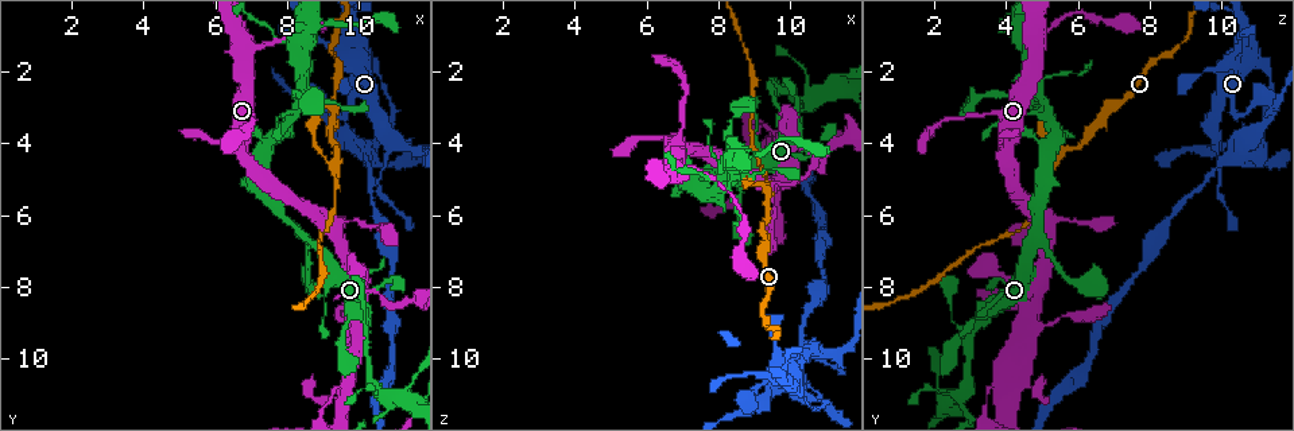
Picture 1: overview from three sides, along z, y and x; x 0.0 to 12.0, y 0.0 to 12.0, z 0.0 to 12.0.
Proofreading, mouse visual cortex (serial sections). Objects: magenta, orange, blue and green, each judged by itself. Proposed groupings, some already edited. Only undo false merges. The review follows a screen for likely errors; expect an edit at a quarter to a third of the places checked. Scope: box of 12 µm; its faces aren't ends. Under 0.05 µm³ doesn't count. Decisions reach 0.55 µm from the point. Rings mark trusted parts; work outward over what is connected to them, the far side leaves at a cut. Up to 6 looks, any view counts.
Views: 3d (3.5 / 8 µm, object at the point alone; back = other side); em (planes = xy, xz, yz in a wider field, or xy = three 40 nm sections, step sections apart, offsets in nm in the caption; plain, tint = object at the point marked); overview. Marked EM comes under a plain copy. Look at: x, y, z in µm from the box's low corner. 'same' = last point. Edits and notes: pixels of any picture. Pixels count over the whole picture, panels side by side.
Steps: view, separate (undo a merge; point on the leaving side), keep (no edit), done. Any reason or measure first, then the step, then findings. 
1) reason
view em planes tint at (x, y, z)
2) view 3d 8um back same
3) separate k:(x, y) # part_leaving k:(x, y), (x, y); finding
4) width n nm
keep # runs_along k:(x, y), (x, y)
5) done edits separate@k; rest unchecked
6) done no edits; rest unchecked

arms run side by side
view 3d 8um at (10.8, 11.0, 2.7)

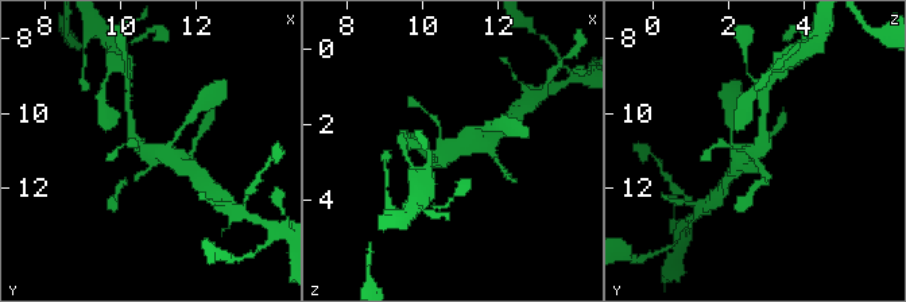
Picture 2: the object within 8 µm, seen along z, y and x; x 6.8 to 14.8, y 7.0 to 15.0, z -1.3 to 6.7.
view 3d 3.5um at (10.7, 11.1, 2.7)

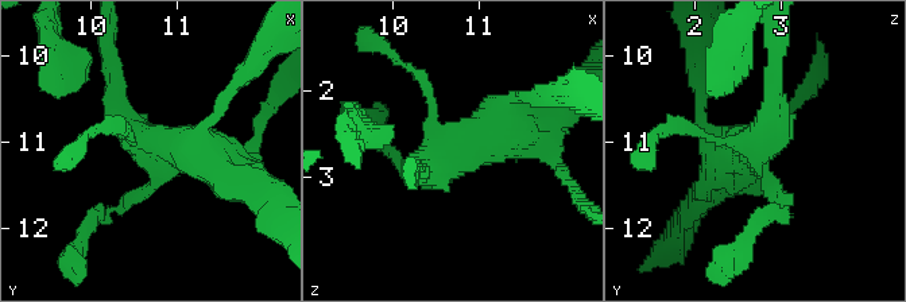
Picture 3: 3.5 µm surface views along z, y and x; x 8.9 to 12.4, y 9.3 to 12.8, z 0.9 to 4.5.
need the tissue
view em xy step 5 tint at (10.75, 11.00, 2.70)

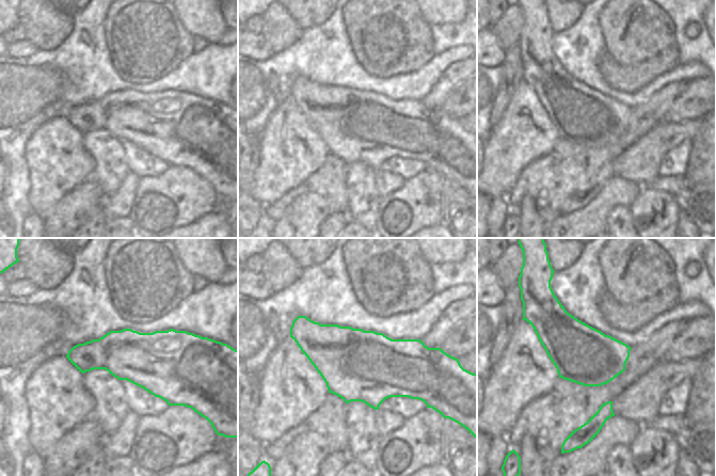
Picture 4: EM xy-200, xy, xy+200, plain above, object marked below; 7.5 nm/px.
keep # runs_along 3:(112, 73), (148, 143), (232, 173); continuous, no second cell

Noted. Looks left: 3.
three-way junction
view 3d 8um at (9.3, 4.6, 5.3)

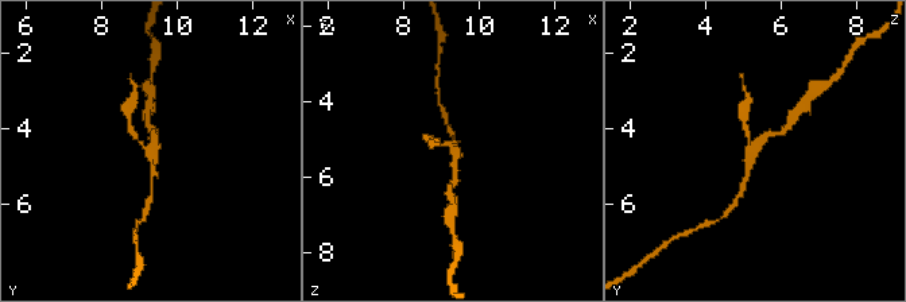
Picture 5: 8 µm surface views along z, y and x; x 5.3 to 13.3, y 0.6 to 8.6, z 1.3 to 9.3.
arms 3; arm_widths 150, 150, 200 nm
view em xy step 5 tint at (9.4, 4.5, 5.3)

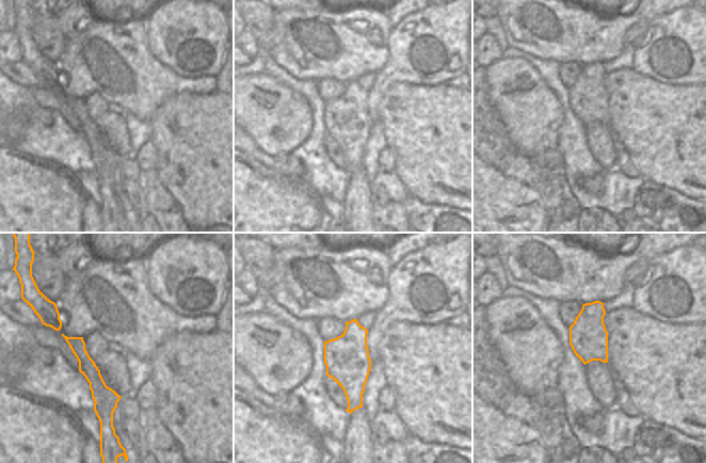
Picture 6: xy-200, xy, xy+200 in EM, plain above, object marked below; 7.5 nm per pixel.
separate 5:(744, 116) # border 6:(106, 385), (96, 396), (94, 408); a second cell is stuck on

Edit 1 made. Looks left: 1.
done edits separate@5; rest unchecked

